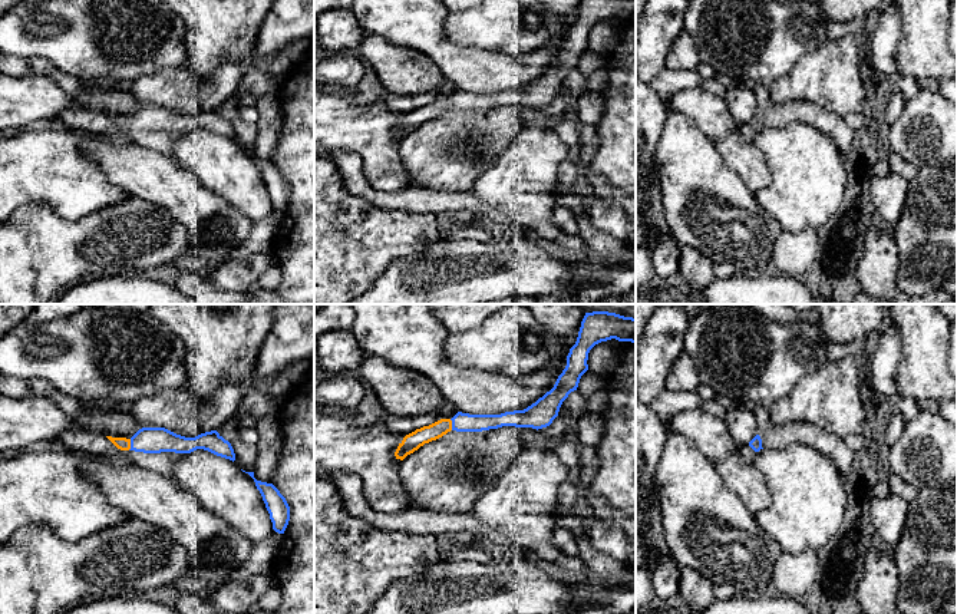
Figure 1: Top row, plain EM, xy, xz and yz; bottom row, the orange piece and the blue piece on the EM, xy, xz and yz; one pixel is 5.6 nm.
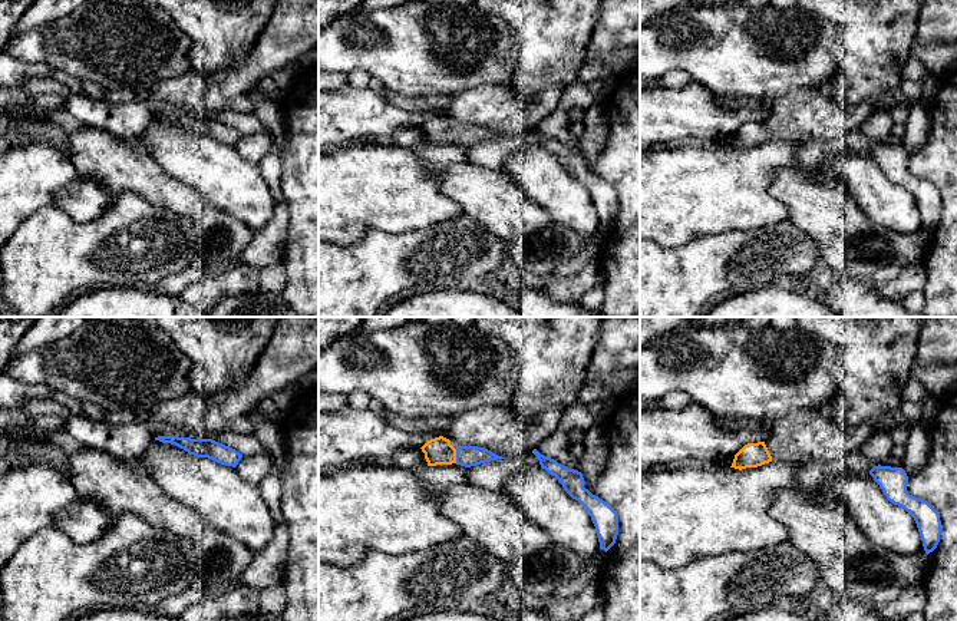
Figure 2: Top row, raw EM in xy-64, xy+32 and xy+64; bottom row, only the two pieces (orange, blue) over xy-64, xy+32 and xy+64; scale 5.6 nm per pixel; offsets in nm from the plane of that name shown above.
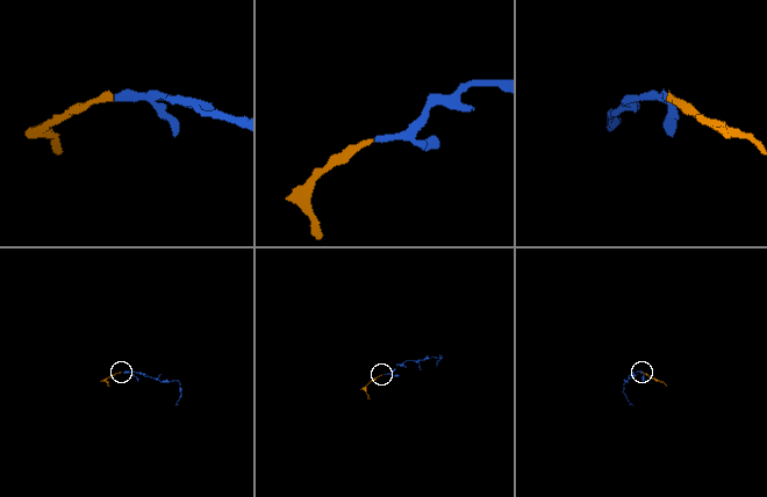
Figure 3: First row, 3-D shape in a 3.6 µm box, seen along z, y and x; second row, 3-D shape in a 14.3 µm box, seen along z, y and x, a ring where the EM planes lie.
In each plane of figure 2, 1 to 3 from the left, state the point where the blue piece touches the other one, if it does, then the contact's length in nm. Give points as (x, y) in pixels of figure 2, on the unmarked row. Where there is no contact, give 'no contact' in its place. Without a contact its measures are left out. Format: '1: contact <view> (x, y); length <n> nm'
1: no contact
2: contact xy+32 (455, 135); length 80 nm
3: no contact

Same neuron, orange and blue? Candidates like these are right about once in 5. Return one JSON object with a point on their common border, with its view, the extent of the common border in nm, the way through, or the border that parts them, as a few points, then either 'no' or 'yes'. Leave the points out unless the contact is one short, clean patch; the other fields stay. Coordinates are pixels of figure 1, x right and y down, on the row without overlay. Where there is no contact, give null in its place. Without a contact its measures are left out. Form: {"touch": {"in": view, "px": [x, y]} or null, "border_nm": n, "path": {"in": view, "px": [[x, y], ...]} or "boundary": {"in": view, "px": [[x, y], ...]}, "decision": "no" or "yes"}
{"touch": {"in": "xy", "px": [129, 124]}, "border_nm": 70, "path": {"in": "xy", "px": [[122, 122], [129, 124], [148, 118]]}, "decision": "yes"}

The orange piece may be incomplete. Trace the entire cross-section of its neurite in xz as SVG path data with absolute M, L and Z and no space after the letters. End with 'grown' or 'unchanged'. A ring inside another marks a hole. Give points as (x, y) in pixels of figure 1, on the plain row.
M581 0L575 23L567 34L567 44L554 66L524 89L501 93L469 93L458 90L452 98L440 98L406 113L395 135L403 139L425 122L436 119L451 109L482 110L502 105L542 108L558 95L562 80L577 69L581 55L588 49L588 32L601 22L616 17L636 22L636 0Z; grown

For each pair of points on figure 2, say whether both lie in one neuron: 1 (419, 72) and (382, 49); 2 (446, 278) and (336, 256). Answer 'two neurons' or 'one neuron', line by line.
1: one neuron
2: one neuron

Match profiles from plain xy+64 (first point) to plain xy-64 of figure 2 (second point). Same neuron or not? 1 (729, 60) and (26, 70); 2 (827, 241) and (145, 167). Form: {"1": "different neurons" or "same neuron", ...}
{"1": "different neurons", "2": "same neuron"}

